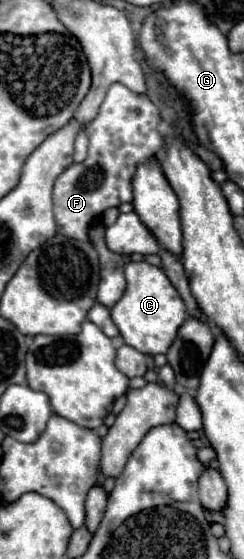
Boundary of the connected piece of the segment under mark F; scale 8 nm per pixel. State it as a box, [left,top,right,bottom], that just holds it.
[53,83,163,243]

